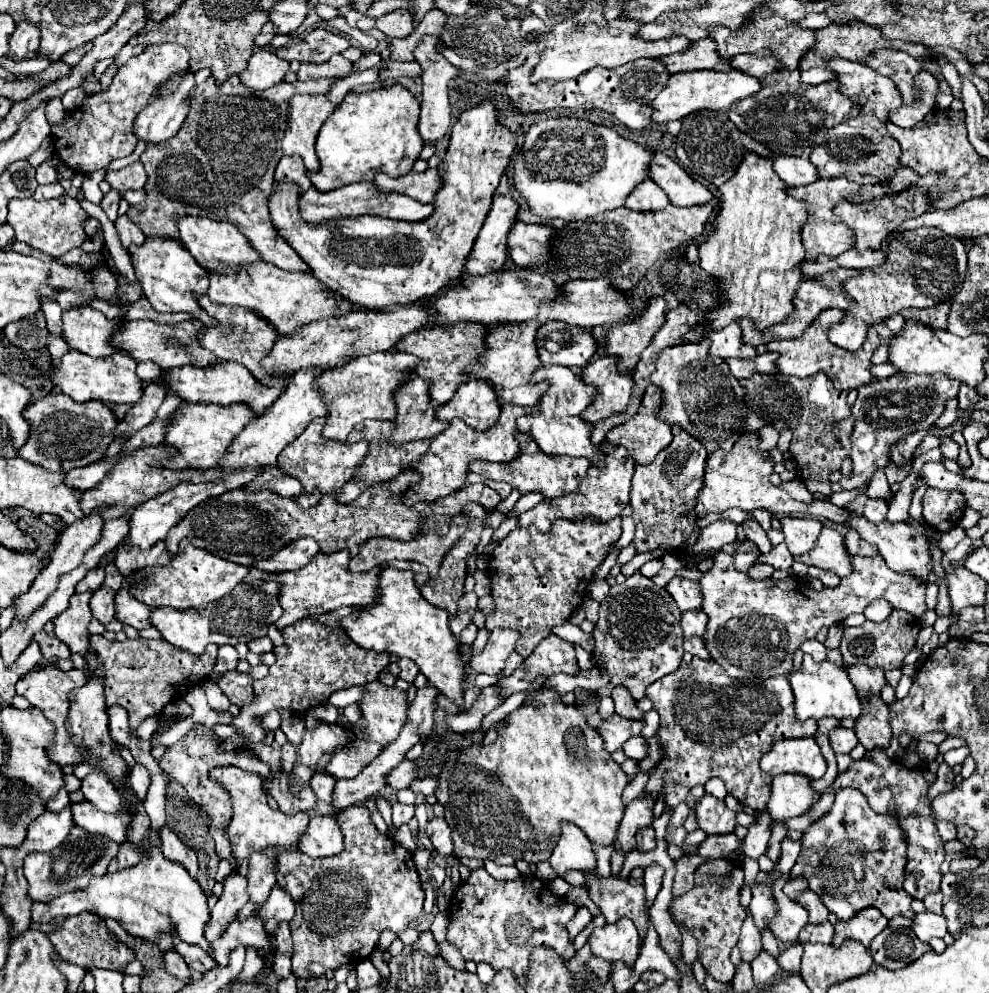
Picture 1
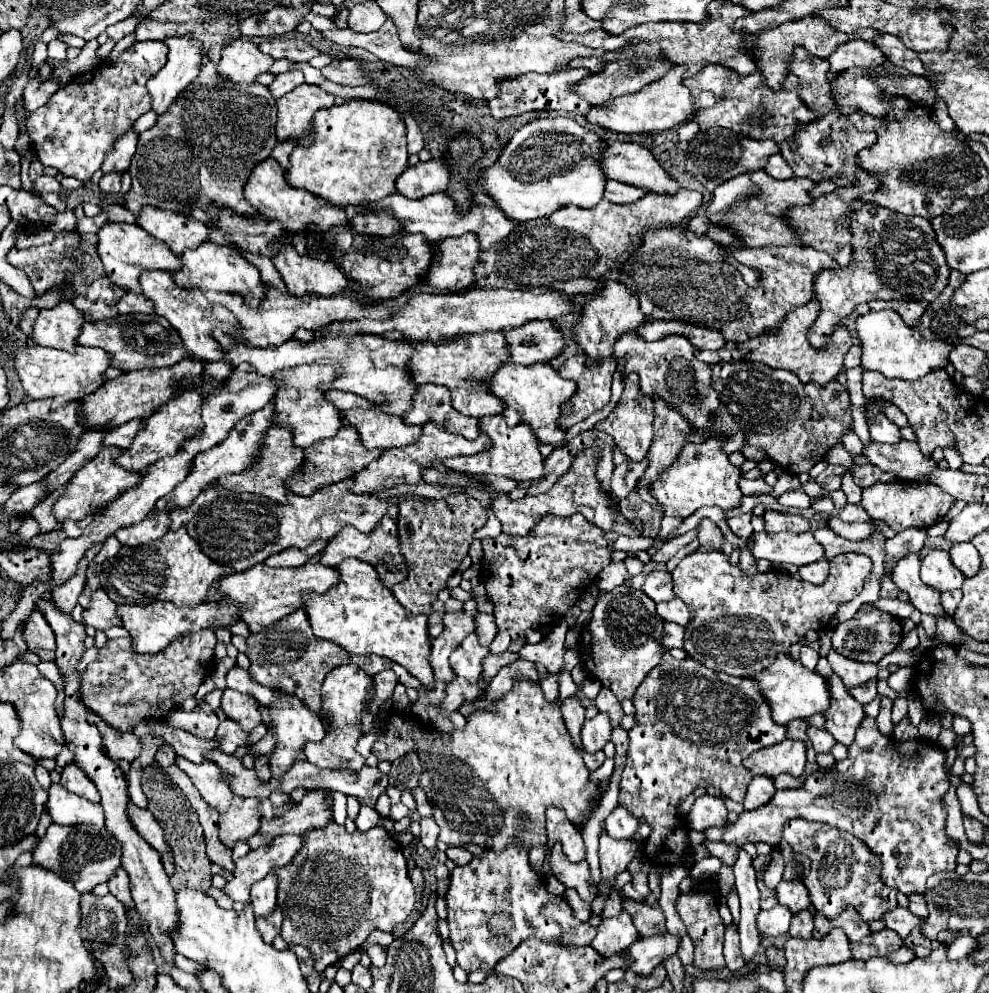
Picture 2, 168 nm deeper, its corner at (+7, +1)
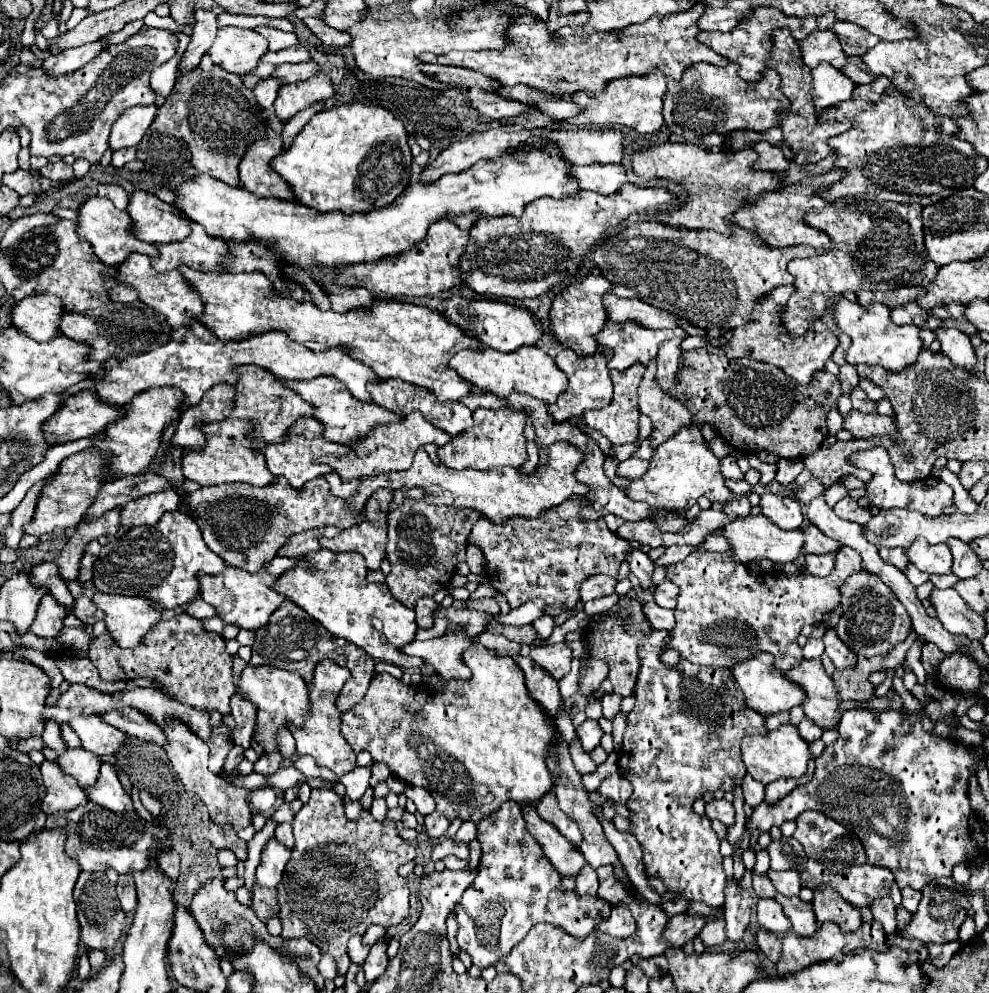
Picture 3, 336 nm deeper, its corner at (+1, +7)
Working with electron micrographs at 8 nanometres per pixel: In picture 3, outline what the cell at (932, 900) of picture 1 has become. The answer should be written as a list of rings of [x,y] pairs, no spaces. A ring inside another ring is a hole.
[[[904,887],[902,889],[902,905],[904,905],[904,909],[910,911],[910,913],[916,913],[918,903],[920,903],[920,897],[922,897],[920,891],[916,891],[912,887]]]

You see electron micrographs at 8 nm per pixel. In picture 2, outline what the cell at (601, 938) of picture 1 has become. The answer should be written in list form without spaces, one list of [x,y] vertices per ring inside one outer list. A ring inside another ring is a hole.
[[[622,911],[618,917],[604,919],[598,927],[598,935],[592,941],[592,947],[600,955],[614,955],[626,947],[630,947],[638,939],[638,931],[632,925],[630,915]]]

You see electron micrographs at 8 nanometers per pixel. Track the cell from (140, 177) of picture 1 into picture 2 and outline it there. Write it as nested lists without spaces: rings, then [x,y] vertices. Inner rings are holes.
[[[130,127],[124,135],[120,135],[114,141],[112,149],[108,151],[108,155],[106,155],[104,163],[102,163],[102,171],[104,173],[106,171],[122,171],[122,173],[128,171],[130,159],[132,159],[134,151],[136,151],[136,141],[138,141],[138,133]]]

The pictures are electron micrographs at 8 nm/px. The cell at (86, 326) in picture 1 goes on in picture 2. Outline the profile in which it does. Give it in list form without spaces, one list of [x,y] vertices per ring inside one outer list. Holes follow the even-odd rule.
[[[62,301],[54,307],[40,309],[30,339],[42,347],[54,347],[64,351],[74,351],[78,331],[82,329],[82,313],[68,301]]]

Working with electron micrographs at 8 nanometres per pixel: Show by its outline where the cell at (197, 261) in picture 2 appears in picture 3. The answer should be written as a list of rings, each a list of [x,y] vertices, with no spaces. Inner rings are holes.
[[[192,223],[192,233],[180,243],[160,245],[160,257],[152,259],[152,267],[156,271],[168,273],[178,269],[180,265],[194,267],[198,271],[214,271],[224,273],[222,261],[228,257],[226,241],[216,237],[208,237],[202,225]]]

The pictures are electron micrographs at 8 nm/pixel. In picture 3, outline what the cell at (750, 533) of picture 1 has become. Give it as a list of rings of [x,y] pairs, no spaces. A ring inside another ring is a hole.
[[[746,495],[742,497],[732,497],[732,501],[728,501],[724,505],[724,513],[730,517],[730,519],[738,519],[738,517],[746,517],[750,513],[750,501]]]

